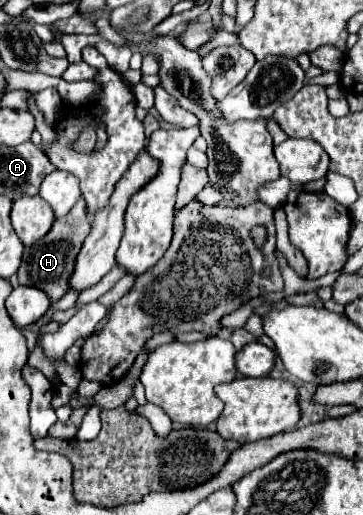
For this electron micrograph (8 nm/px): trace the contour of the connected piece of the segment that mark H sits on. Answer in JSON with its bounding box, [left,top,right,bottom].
[18,199,90,301]

